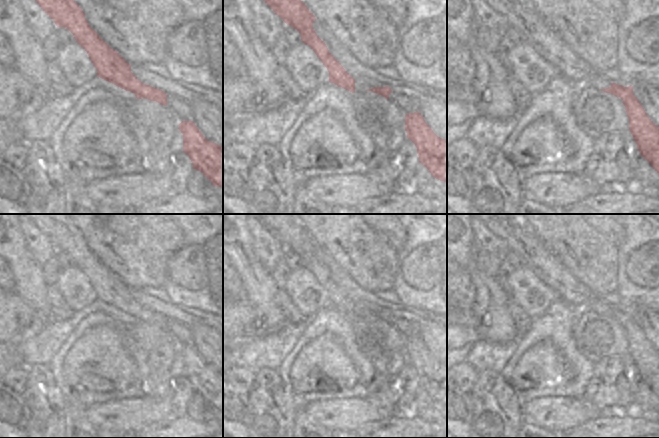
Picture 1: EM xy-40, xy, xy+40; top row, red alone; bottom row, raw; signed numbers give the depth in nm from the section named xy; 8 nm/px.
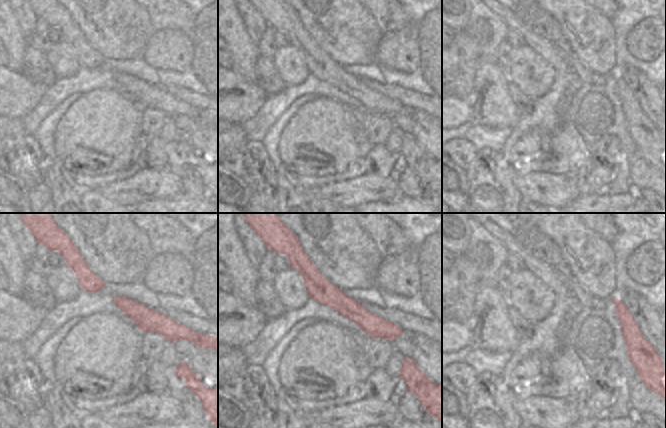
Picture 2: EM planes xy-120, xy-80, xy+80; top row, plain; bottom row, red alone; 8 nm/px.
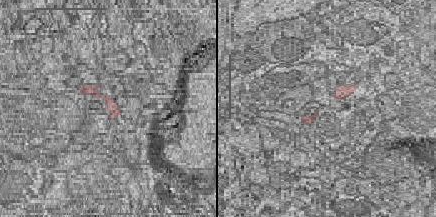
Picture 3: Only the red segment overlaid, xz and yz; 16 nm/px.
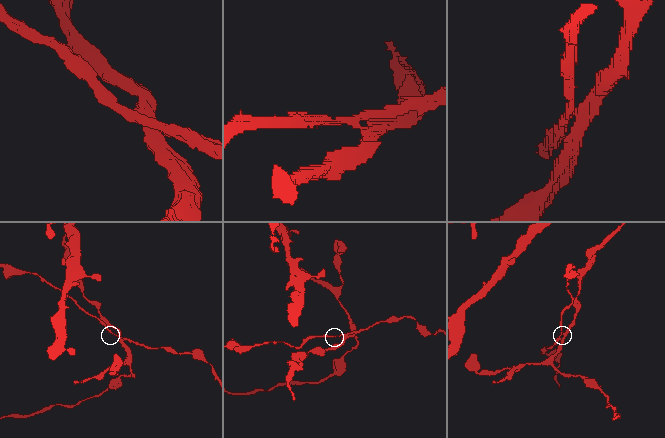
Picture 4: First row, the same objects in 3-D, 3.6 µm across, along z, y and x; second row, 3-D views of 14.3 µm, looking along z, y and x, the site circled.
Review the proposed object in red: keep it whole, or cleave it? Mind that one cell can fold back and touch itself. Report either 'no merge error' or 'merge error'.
merge error

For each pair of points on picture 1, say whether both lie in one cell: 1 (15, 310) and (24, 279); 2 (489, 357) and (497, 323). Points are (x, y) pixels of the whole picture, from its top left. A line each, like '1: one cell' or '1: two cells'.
1: two cells
2: two cells

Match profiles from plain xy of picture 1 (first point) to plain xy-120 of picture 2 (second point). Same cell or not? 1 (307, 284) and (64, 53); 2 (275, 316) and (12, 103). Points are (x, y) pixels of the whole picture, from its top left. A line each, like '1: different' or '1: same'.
1: same
2: different

